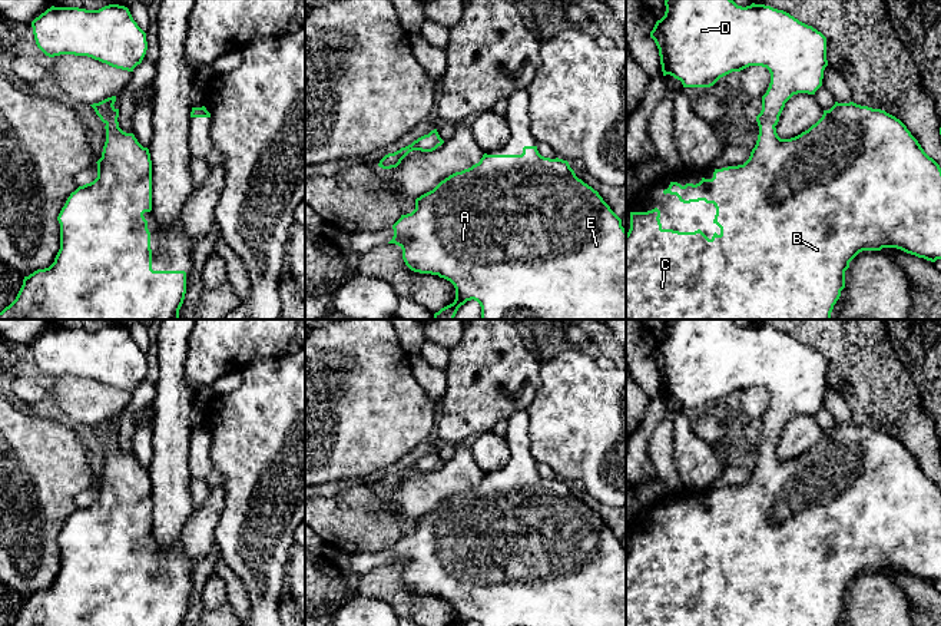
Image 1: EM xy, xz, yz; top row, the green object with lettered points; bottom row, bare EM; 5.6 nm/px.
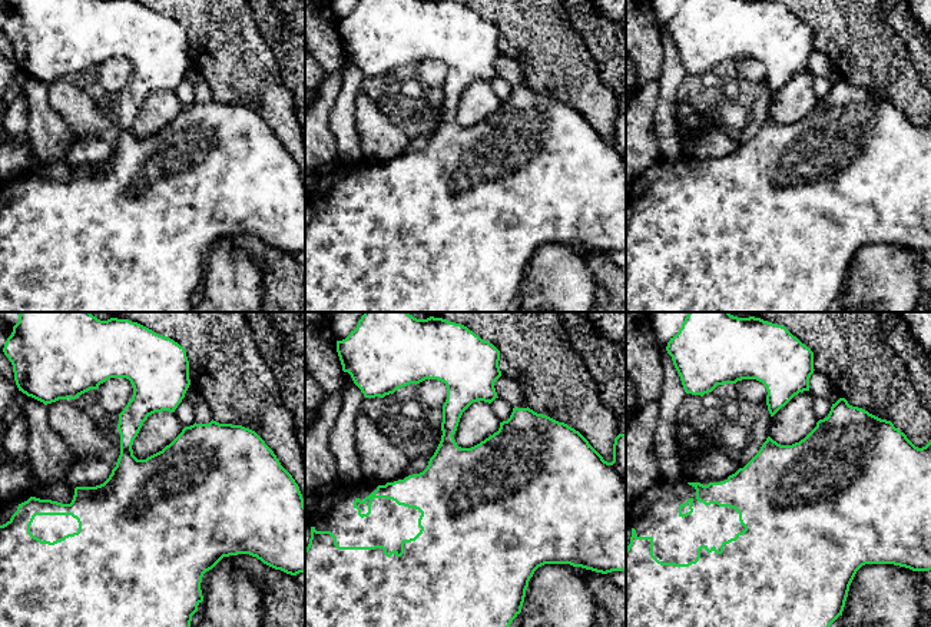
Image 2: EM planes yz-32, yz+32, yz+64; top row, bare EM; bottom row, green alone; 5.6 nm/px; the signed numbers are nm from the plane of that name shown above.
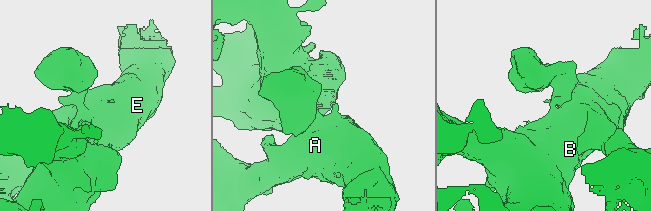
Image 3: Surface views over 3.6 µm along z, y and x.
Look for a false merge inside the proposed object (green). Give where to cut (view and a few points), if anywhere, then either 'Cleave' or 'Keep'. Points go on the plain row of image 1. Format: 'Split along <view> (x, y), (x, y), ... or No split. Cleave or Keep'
No split. Keep

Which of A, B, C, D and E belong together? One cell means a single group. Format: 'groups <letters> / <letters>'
groups A B C D E

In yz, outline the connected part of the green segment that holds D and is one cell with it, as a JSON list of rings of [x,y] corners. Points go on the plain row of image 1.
[[[666,319],[665,327],[665,337],[656,342],[650,352],[650,358],[659,370],[663,397],[673,397],[682,403],[683,408],[710,408],[720,398],[732,393],[740,393],[749,387],[762,387],[769,391],[771,404],[762,417],[762,431],[756,437],[759,456],[749,480],[743,486],[715,490],[712,500],[702,499],[699,504],[686,504],[685,507],[670,503],[669,509],[663,511],[665,516],[676,516],[683,524],[699,521],[713,524],[716,529],[713,544],[720,549],[719,556],[715,553],[709,560],[700,550],[695,553],[663,550],[657,529],[647,533],[630,533],[630,550],[626,554],[626,626],[835,626],[841,612],[845,609],[845,592],[849,589],[849,583],[862,572],[897,569],[931,583],[941,580],[941,488],[924,473],[918,461],[899,440],[881,430],[861,427],[854,423],[835,423],[829,431],[824,431],[822,438],[808,451],[791,460],[781,460],[778,457],[775,447],[779,443],[785,424],[798,414],[815,415],[822,407],[828,381],[826,358],[821,352],[783,331],[755,324],[742,328],[732,319]]]

